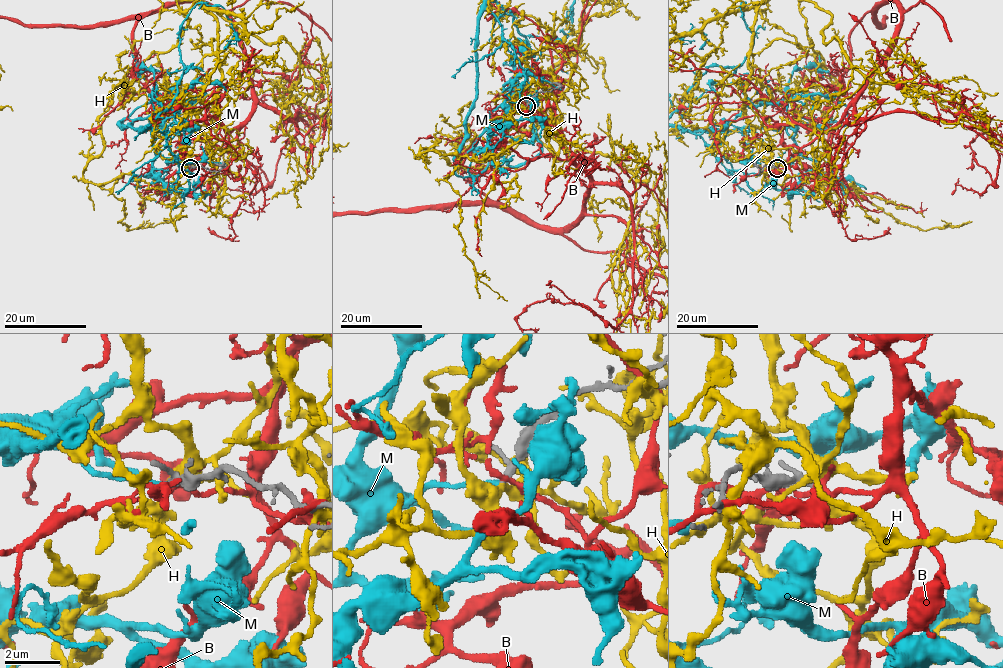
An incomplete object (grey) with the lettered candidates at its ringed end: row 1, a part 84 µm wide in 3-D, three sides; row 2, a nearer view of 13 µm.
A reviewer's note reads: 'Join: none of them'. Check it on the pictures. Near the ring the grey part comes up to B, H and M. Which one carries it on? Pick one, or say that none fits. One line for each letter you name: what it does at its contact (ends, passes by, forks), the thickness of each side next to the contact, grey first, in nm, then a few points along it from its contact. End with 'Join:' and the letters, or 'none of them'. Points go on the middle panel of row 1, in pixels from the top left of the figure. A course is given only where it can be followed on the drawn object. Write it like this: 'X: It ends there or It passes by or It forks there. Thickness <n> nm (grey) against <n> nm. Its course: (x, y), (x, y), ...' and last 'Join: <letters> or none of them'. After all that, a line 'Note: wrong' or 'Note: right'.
Join: none of them
Note: right

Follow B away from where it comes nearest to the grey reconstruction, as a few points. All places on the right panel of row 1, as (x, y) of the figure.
B: (776, 168), (841, 118), (894, 2), (876, 10), (897, 12), (884, 67), (803, 131), (700, 103), (717, 150)

